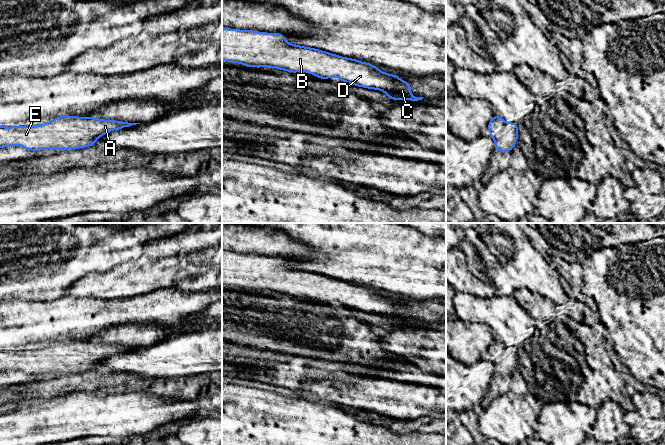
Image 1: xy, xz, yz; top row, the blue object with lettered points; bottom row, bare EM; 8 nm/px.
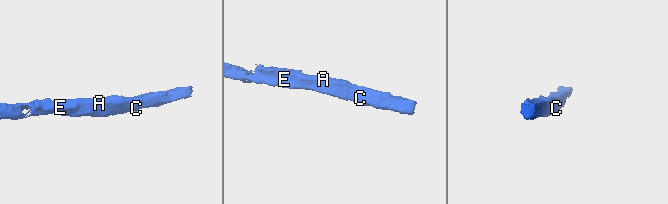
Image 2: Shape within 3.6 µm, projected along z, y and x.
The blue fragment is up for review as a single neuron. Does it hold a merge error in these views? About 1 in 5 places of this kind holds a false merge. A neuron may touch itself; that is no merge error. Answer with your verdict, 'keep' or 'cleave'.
keep

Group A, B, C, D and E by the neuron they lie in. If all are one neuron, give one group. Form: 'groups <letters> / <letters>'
groups A B C D E

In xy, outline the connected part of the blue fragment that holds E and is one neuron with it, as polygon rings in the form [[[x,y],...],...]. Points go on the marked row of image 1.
[[[62,115],[45,124],[0,126],[0,148],[21,146],[29,151],[87,148],[95,146],[95,141],[106,133],[136,124],[140,123]]]

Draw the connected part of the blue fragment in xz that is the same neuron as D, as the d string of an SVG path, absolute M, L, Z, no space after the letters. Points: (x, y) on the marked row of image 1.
M224 27L222 60L245 67L270 67L291 73L303 71L323 80L336 77L354 86L380 90L394 101L423 99L411 94L408 82L379 70L376 65L288 43L281 33Z

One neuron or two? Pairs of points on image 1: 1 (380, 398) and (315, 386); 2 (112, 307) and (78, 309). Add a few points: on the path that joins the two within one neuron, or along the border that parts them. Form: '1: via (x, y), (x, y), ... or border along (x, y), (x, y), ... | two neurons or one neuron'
1: via (364, 388), (331, 387) | one neuron
2: via (104, 309), (86, 309) | one neuron

